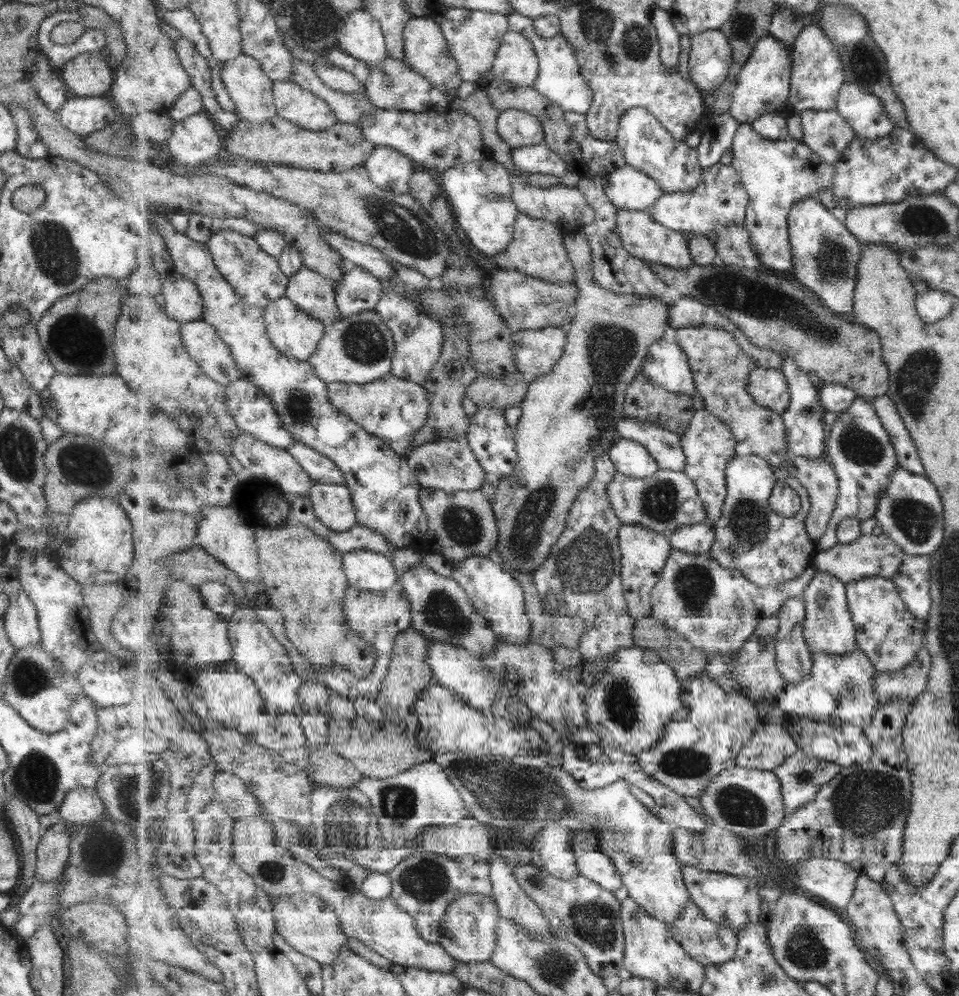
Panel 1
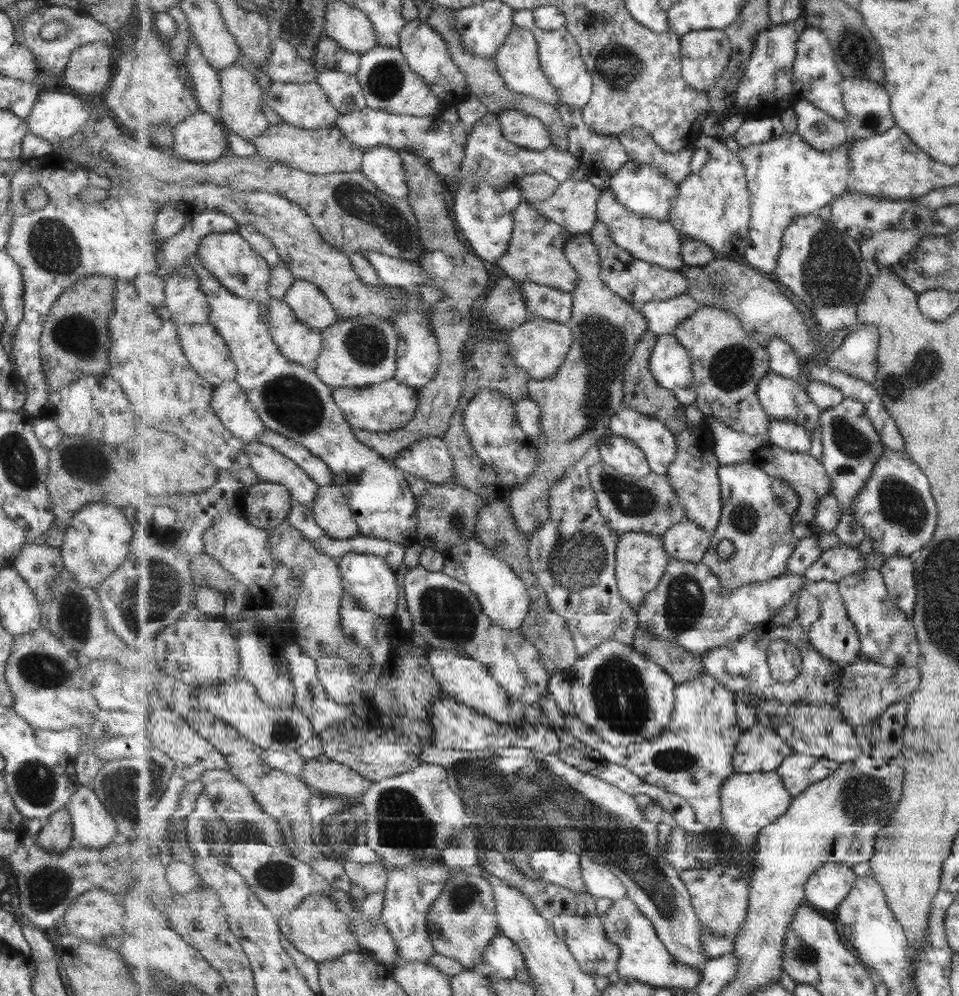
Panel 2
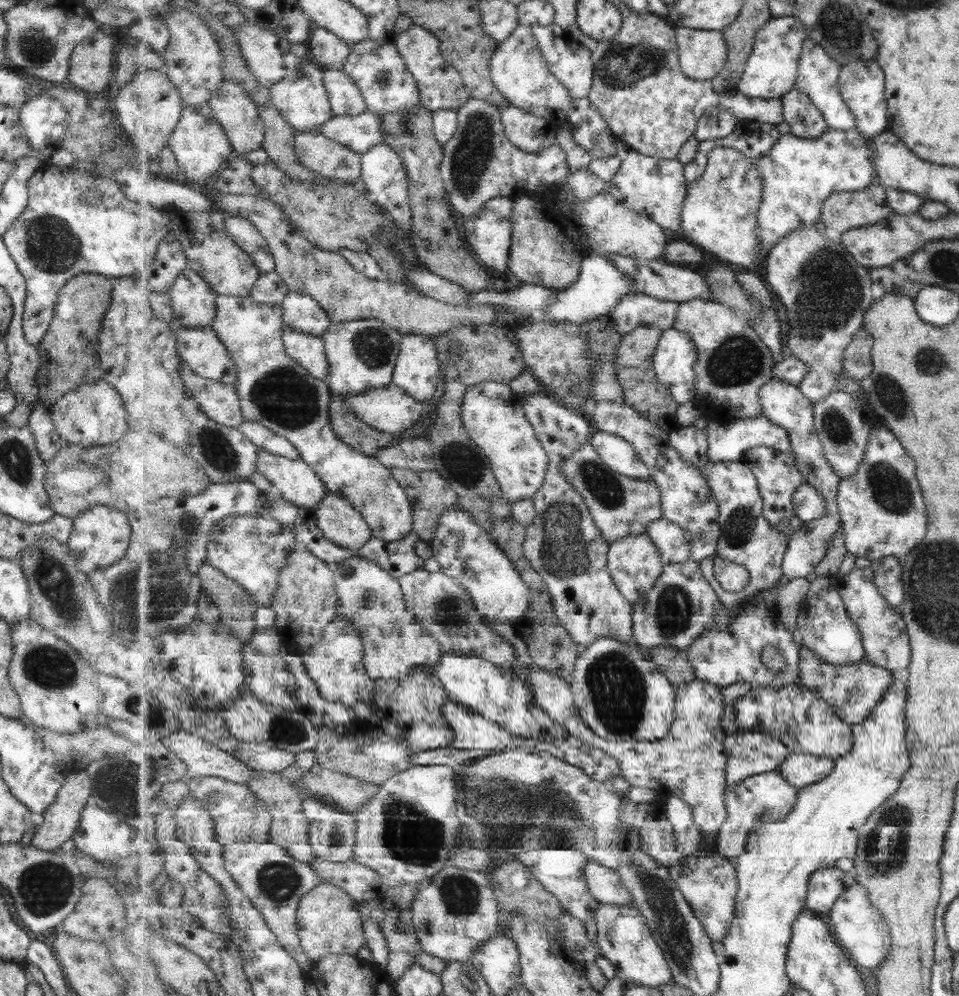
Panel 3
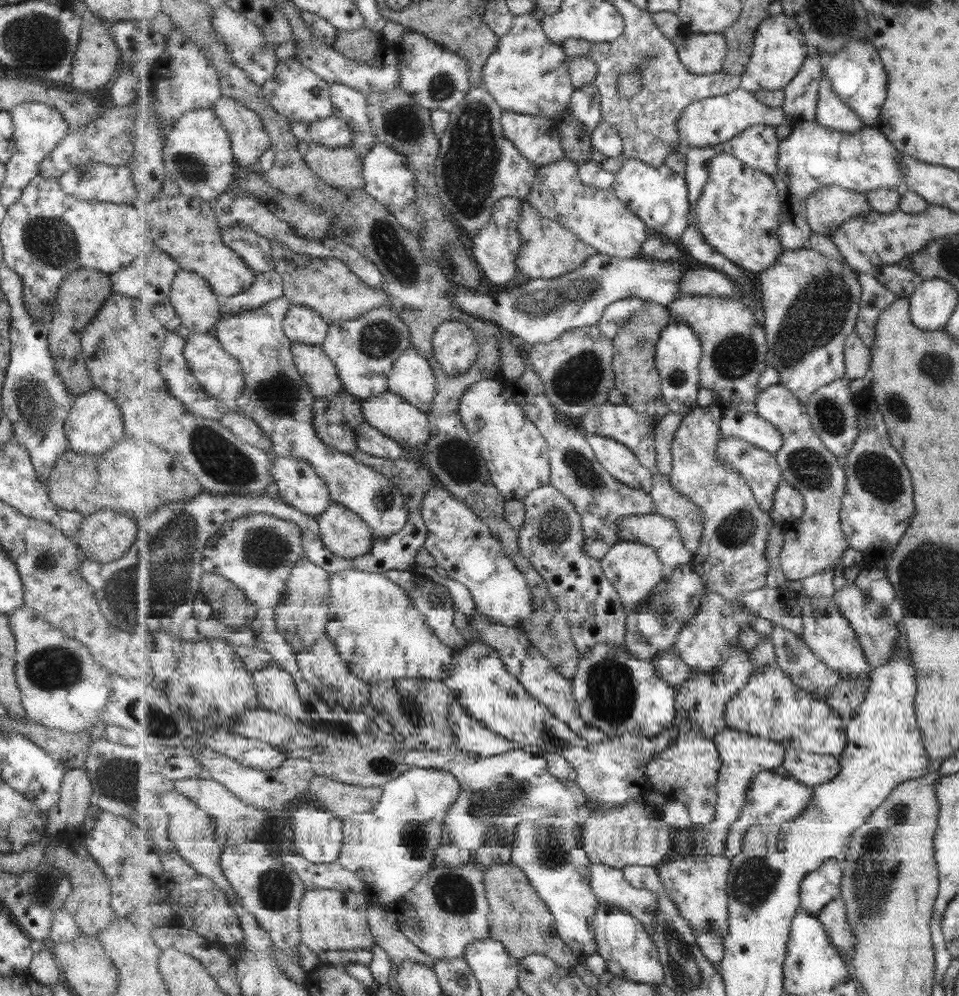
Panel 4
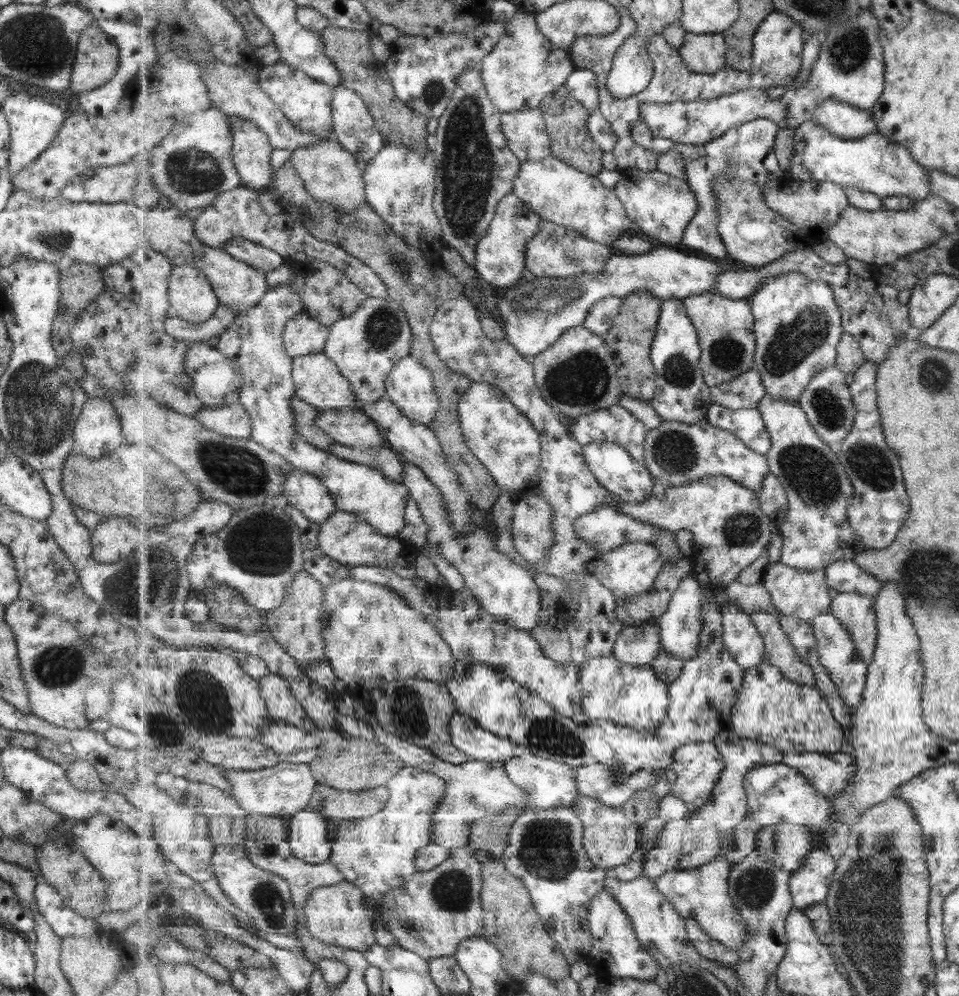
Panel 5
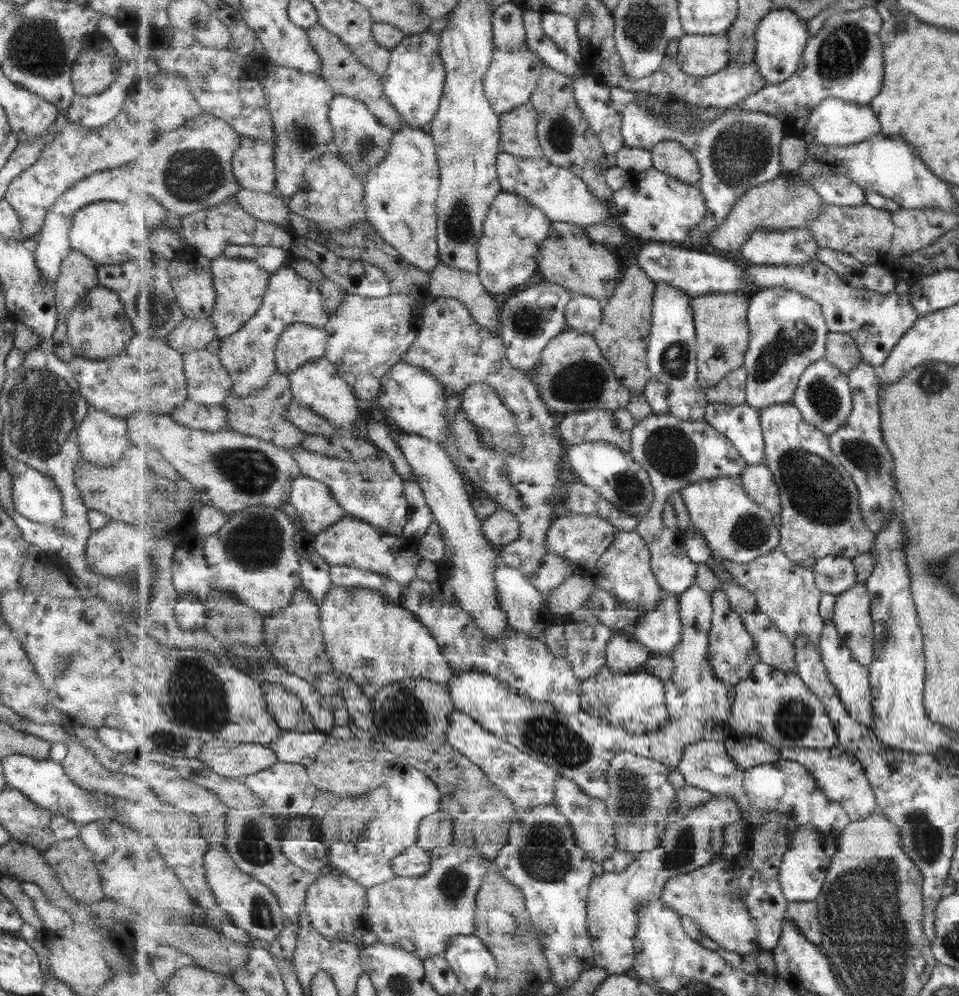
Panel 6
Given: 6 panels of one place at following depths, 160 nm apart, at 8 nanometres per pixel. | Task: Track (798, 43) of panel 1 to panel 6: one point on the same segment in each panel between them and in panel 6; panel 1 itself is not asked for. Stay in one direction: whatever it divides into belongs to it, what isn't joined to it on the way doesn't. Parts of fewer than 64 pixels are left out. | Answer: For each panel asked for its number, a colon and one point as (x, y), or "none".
2: (817, 78)
3: (819, 73)
4: (832, 112)
5: (845, 121)
6: (835, 122)

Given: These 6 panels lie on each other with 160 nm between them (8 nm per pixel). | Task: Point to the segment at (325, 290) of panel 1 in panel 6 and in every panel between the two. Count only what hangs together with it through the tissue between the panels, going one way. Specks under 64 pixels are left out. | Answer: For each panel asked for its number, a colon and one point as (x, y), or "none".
2: (312, 307)
3: (303, 313)
4: (304, 325)
5: (305, 335)
6: (300, 343)

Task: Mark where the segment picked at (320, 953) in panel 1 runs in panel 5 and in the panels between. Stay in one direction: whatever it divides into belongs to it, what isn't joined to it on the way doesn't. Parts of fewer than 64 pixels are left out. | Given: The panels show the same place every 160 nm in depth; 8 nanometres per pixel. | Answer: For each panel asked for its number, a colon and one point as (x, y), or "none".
2: (318, 927)
3: (330, 922)
4: (330, 919)
5: (342, 915)

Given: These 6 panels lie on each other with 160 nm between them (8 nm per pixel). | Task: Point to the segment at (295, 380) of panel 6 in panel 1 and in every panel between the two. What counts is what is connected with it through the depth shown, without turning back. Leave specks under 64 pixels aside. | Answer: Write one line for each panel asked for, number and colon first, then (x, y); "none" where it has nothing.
1: (294, 332)
2: (302, 344)
3: (309, 351)
4: (319, 371)
5: (319, 381)

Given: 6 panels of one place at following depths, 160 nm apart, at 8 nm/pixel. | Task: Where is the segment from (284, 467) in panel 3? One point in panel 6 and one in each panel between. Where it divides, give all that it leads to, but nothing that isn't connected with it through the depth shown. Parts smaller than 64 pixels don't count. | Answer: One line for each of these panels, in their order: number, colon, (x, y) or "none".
4: (298, 483)
5: (304, 491)
6: (317, 508)

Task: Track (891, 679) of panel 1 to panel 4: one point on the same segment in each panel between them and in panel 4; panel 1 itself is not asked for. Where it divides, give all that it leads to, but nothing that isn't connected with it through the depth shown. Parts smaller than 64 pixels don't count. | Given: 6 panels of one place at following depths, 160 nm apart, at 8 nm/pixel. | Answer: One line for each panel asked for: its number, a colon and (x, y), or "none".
2: (867, 689)
3: (855, 691)
4: (846, 694)

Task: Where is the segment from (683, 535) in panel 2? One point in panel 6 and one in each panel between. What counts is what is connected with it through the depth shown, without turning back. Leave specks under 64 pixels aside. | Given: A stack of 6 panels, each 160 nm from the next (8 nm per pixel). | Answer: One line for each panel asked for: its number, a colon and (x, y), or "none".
3: (674, 543)
4: (663, 533)
5: (606, 528)
6: (583, 538)

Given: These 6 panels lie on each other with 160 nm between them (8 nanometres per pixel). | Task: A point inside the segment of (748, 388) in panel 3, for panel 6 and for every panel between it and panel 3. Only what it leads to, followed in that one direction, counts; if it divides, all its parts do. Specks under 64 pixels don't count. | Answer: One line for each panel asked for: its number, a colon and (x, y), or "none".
4: (736, 347)
5: (727, 328)
6: (723, 336)

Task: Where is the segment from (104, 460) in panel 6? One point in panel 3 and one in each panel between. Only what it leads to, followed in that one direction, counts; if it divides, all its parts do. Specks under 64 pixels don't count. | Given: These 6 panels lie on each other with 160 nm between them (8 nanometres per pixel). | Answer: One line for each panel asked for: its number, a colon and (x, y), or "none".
3: (92, 414)
4: (94, 424)
5: (97, 430)

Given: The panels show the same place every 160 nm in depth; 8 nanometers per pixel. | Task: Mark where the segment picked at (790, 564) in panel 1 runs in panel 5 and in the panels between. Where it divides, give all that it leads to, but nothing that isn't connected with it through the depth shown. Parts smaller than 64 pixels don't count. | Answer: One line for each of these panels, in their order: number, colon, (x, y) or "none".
2: (760, 528)
3: (748, 538)
4: (732, 560)
5: (731, 529)

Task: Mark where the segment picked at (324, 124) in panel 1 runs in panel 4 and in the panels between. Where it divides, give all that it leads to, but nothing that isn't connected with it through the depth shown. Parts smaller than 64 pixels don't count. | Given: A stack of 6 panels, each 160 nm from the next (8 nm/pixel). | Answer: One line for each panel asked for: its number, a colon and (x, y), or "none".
2: (306, 105)
3: (302, 97)
4: (296, 92)

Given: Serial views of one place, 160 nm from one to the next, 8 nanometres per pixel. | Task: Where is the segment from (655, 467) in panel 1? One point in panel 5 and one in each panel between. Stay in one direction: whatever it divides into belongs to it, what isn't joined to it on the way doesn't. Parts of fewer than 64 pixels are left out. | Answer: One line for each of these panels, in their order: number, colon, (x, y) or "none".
2: (617, 451)
3: (618, 453)
4: (620, 461)
5: (614, 466)

